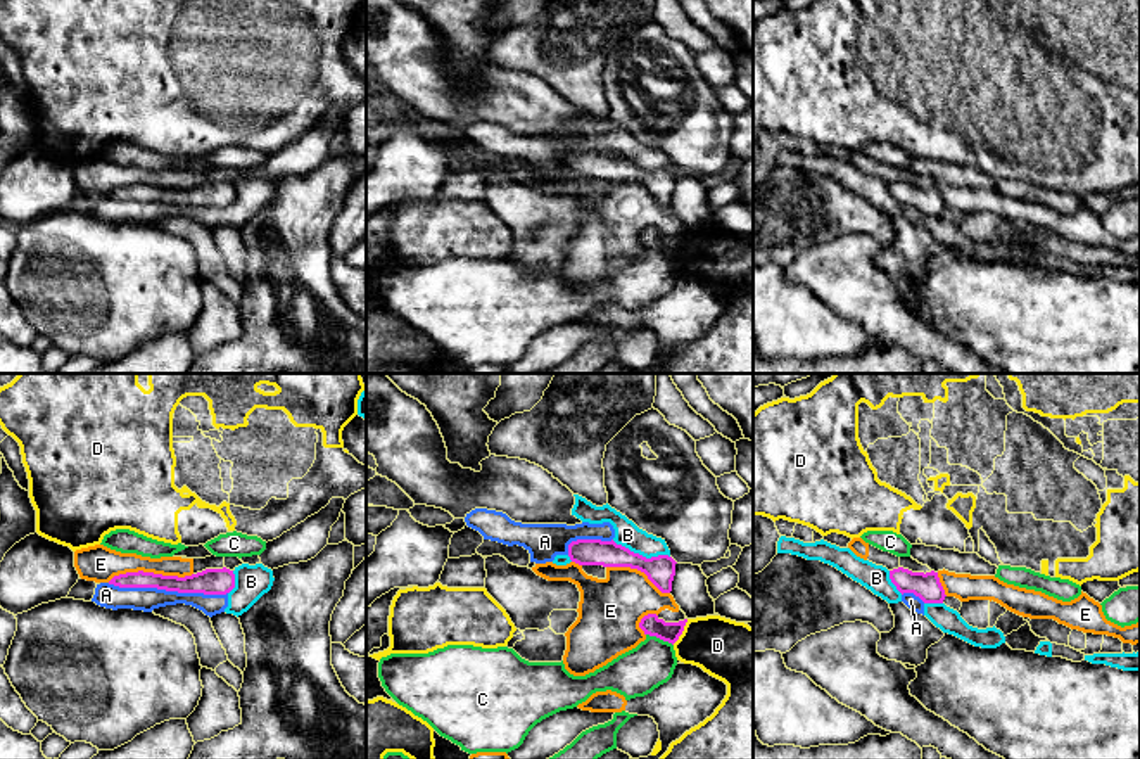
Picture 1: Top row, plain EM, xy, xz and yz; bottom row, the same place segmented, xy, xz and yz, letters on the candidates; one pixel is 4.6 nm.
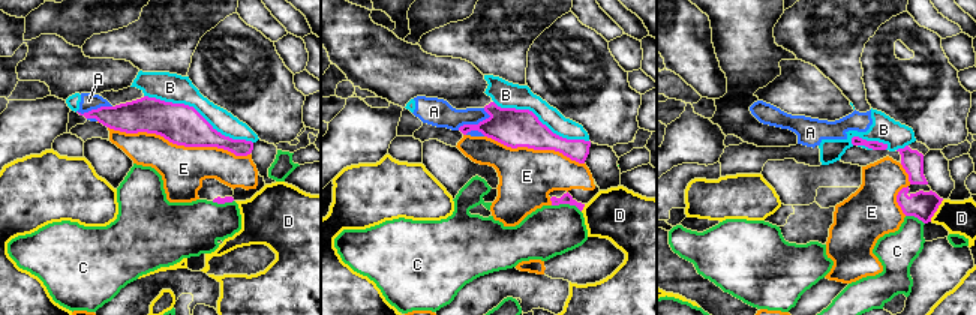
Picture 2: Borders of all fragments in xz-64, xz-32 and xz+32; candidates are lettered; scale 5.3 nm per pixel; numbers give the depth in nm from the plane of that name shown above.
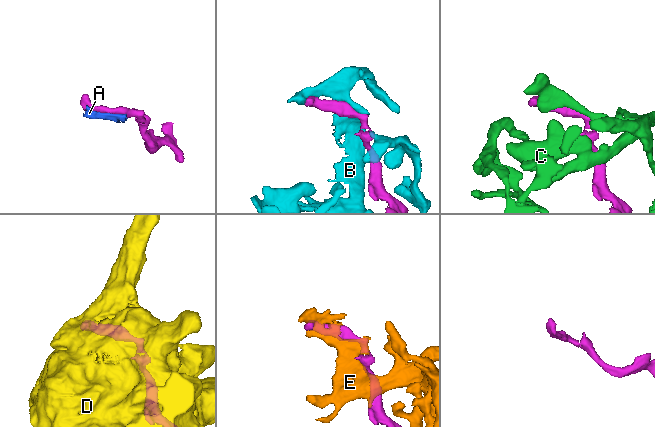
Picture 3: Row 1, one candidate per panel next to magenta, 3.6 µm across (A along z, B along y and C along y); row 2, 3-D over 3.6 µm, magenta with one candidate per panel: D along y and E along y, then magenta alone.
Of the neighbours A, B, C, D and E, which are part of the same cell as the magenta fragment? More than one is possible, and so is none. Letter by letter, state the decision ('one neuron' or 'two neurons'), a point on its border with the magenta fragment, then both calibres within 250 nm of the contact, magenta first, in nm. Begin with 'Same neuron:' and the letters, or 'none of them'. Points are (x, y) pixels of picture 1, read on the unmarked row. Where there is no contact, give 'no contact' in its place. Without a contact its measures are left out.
Same neuron: none of them
A: two neurons; contact xy (168, 203); calibres 130 and 110 nm
B: two neurons; contact xz (641, 168); calibres 140 and 120 nm
C: two neurons; contact xz (660, 251); calibres 100 and 220 nm
D: two neurons; contact xz (683, 242); calibres 100 and 280 nm
E: two neurons; contact xy (149, 185); calibres 100 and 170 nm

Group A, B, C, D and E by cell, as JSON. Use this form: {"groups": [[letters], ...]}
{"groups": [["A", "B"], ["C"], ["D"], ["E"]]}

